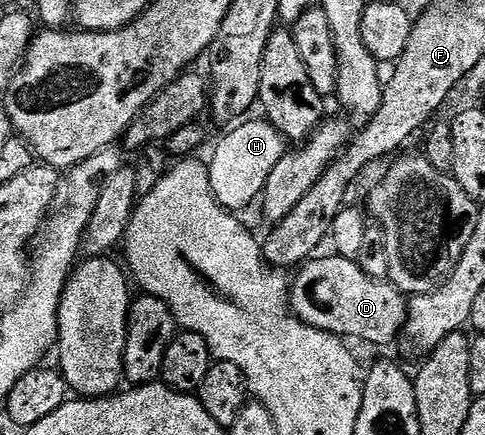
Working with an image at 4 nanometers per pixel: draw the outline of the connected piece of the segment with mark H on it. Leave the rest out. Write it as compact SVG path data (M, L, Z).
M267 119L244 120L235 125L216 146L208 162L211 188L220 206L233 212L248 207L263 193L266 180L276 164L288 151L287 141Z

